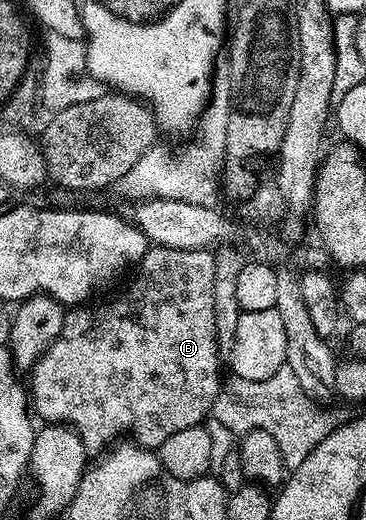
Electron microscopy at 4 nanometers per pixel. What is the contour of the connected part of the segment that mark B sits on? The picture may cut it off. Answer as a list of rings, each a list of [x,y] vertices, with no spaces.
[[[150,246],[142,257],[137,280],[133,283],[133,299],[113,299],[110,303],[101,303],[98,307],[90,305],[77,305],[66,310],[65,320],[61,332],[55,341],[37,359],[37,364],[31,368],[33,375],[27,379],[27,391],[31,396],[31,407],[38,416],[42,415],[45,423],[63,423],[66,427],[72,427],[83,441],[86,452],[101,453],[106,450],[124,431],[130,431],[132,438],[138,447],[150,449],[160,448],[167,437],[179,433],[183,429],[202,426],[210,418],[213,402],[218,393],[223,389],[221,379],[221,367],[217,364],[219,352],[217,349],[217,334],[215,333],[215,261],[213,251],[192,250],[183,248],[169,248],[162,246]]]

